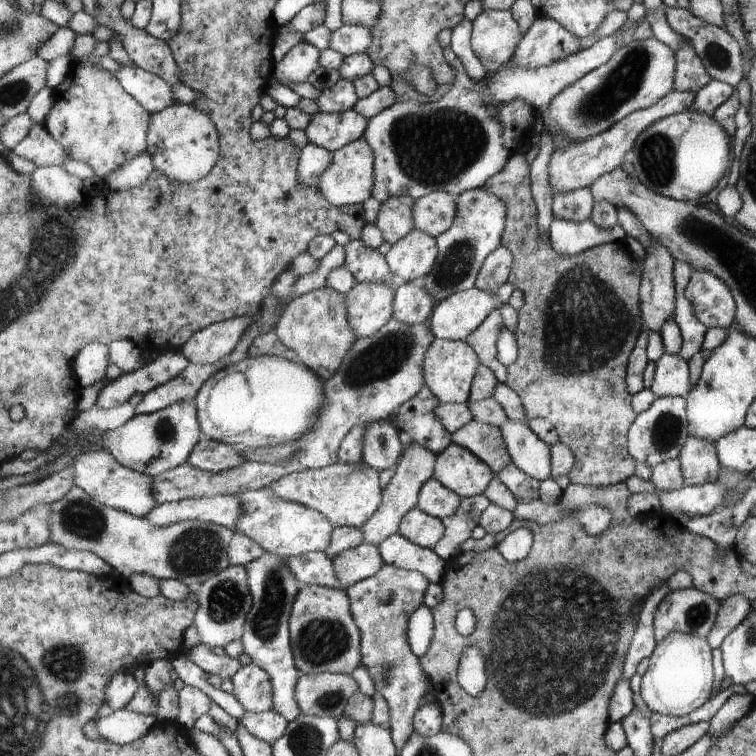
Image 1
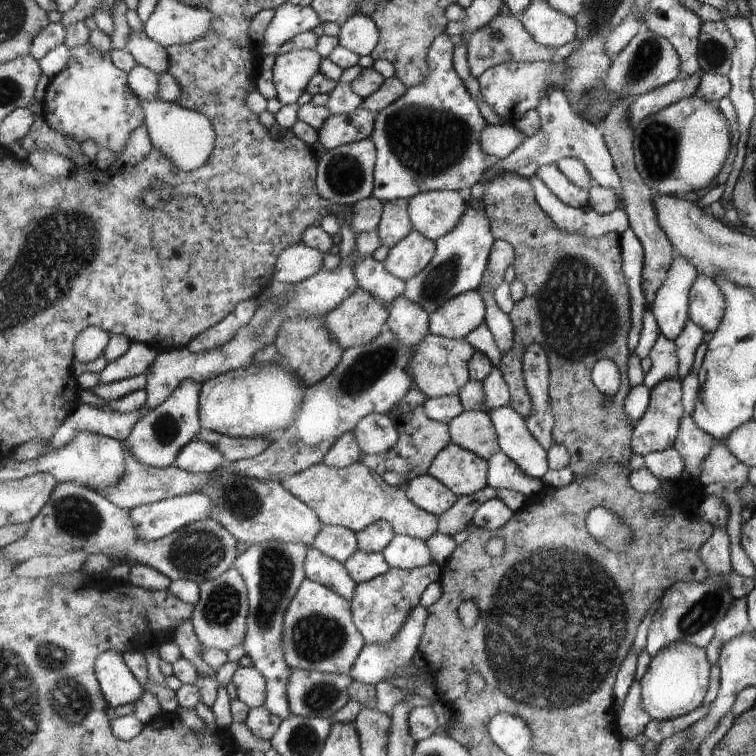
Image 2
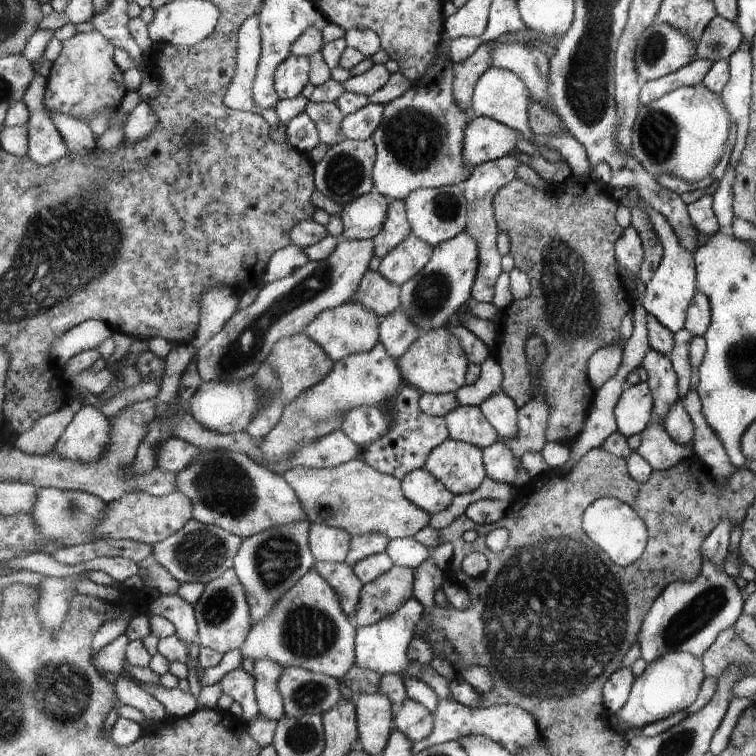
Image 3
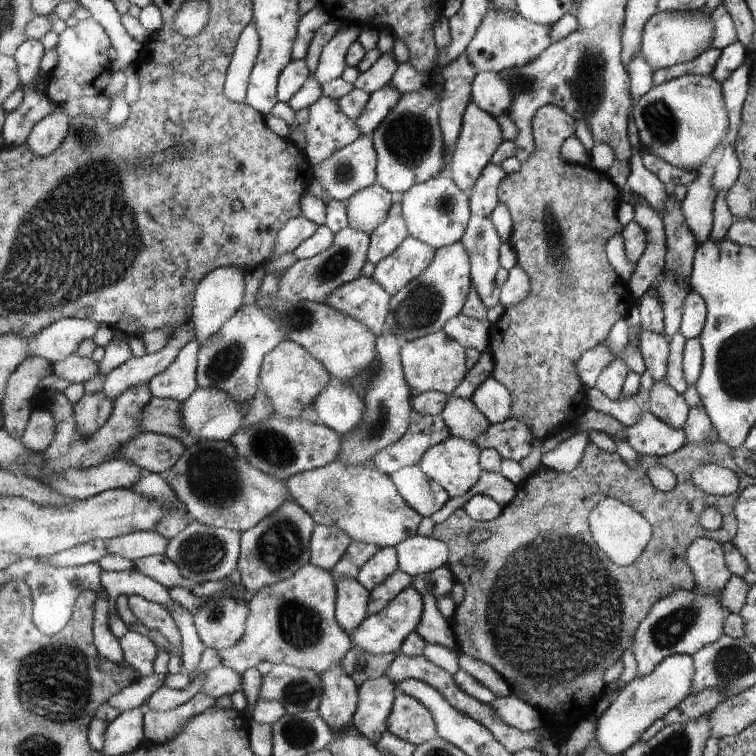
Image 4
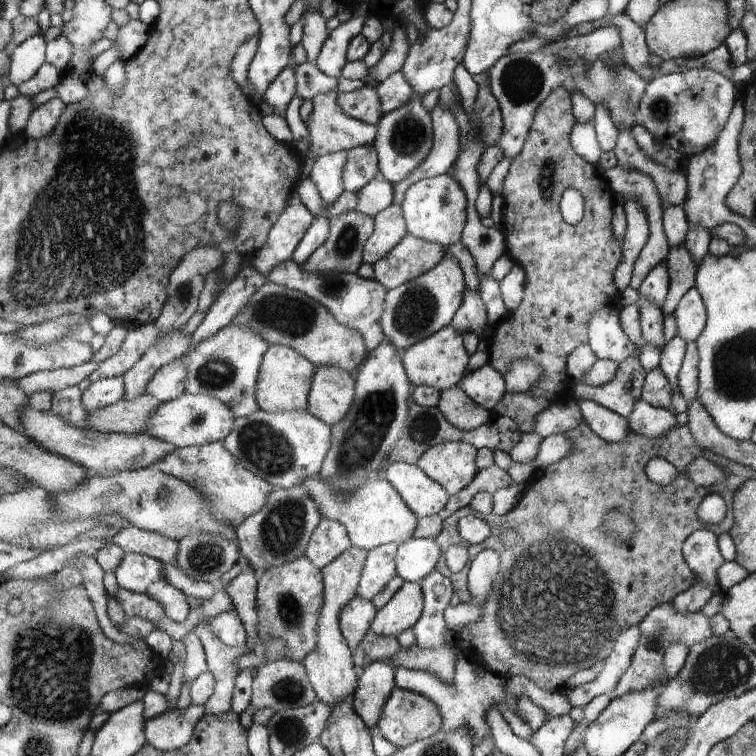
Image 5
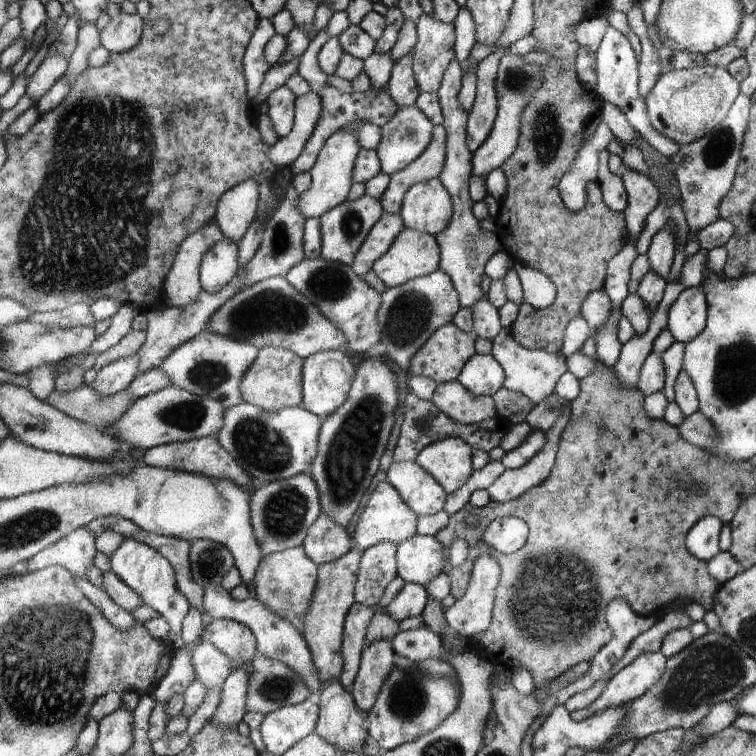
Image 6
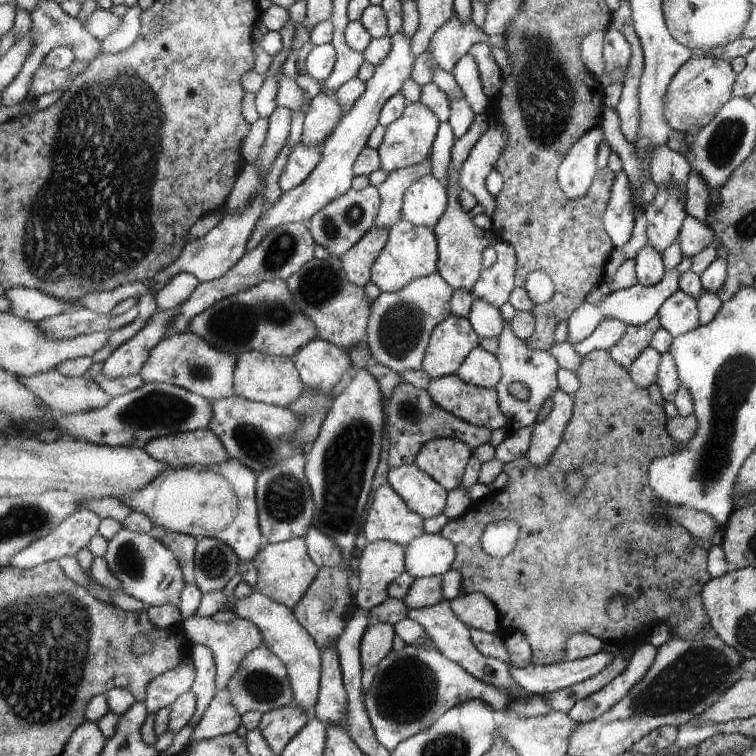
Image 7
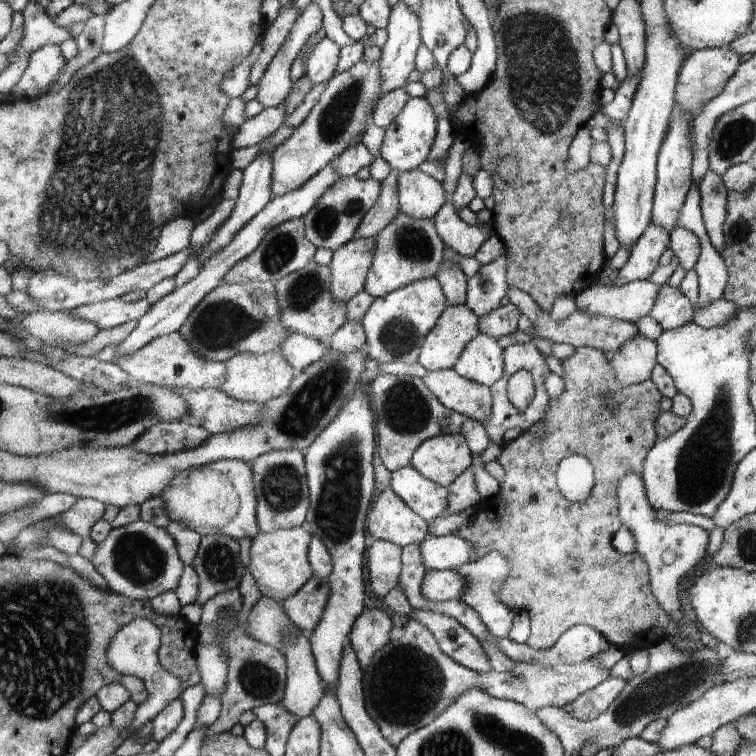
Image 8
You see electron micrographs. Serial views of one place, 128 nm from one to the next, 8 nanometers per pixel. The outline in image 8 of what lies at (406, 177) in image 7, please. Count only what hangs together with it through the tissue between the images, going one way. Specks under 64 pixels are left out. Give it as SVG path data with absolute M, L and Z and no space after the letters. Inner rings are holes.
M392 170L382 181L382 194L373 209L363 218L355 238L377 237L402 210L398 196L398 177L400 172Z

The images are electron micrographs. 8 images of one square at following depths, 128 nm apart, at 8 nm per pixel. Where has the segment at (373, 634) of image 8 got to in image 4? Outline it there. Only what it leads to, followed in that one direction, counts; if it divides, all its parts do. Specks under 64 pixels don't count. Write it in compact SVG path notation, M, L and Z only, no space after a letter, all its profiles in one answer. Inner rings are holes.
M387 675L369 680L360 687L353 724L375 744L389 730L389 719L398 691L397 684Z

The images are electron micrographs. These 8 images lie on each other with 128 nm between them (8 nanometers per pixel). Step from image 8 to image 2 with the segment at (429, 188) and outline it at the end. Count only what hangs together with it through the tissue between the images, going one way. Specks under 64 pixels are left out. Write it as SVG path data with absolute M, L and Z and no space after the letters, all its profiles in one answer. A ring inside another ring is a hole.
M427 191L410 198L410 218L415 230L433 241L453 232L467 210L458 191Z

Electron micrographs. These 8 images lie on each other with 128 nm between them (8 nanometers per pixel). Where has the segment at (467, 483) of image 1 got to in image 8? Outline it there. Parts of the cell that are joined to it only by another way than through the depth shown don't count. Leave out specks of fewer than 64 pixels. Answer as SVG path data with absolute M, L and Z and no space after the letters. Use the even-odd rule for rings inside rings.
M441 434L427 440L416 452L412 466L427 479L448 488L473 464L463 434Z

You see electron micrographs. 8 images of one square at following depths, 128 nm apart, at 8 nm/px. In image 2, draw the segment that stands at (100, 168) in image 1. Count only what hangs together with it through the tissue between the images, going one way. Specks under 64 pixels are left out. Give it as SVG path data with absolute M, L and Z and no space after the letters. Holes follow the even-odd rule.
M85 44L85 46L71 50L69 66L55 80L50 81L44 108L43 116L47 124L65 138L77 138L77 142L81 144L97 142L100 149L113 150L115 156L118 157L125 152L131 134L146 123L146 114L141 106L141 99L134 93L134 90L131 90L128 74L113 64L110 51L101 52L93 44Z

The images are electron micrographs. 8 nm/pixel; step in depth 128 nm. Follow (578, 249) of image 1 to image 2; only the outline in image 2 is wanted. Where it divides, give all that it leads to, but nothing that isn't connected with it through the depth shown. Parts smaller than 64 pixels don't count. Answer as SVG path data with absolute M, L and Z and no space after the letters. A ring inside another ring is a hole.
M538 174L530 179L528 185L533 187L537 202L559 230L599 240L605 234L617 232L622 235L631 228L626 210L617 209L613 214L602 215L590 206L586 209L571 208L551 192L551 188Z

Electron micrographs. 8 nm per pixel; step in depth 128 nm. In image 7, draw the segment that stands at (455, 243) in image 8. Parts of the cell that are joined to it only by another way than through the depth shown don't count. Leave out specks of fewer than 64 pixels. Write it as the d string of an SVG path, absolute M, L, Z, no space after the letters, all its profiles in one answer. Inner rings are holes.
M450 122L443 123L431 150L431 175L435 176L445 189L449 189L447 172L452 166L452 151L457 140Z

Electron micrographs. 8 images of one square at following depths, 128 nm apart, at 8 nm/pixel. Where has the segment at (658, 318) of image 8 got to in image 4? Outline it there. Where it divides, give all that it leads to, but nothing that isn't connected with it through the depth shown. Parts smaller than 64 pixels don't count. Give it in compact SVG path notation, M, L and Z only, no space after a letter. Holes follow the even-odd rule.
M688 292L680 305L679 333L683 338L698 338L705 328L706 306L703 300L693 292Z

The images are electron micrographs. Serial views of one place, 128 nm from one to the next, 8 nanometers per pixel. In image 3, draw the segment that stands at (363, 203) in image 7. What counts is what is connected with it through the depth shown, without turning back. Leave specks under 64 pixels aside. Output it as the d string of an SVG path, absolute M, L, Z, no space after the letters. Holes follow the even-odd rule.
M344 239L325 260L310 261L292 276L265 284L251 307L238 311L202 350L195 351L193 358L197 360L201 379L204 382L251 380L280 341L305 333L319 314L352 300L374 255L371 239Z

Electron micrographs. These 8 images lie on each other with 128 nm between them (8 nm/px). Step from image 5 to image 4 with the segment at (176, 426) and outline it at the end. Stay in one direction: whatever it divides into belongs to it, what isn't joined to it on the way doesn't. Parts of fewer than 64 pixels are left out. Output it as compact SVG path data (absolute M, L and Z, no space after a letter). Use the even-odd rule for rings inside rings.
M213 388L198 389L182 404L180 418L182 428L197 441L231 441L245 426L241 406L225 392Z

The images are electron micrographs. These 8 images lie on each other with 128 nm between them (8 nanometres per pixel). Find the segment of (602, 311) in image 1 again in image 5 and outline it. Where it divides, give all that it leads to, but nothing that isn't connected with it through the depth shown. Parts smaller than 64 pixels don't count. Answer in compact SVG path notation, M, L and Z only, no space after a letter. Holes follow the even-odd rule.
M565 88L555 90L534 116L534 126L523 152L513 159L503 192L506 206L505 224L501 231L505 235L509 253L517 264L524 268L527 275L525 300L517 310L512 311L499 324L494 326L489 338L491 366L503 376L511 370L518 360L535 360L543 366L545 375L527 392L505 392L505 396L494 408L494 416L508 418L519 424L522 432L535 433L535 417L551 404L570 397L572 380L567 374L569 354L590 341L591 317L603 306L620 306L622 293L615 286L615 270L623 260L623 245L614 233L614 208L617 202L616 192L610 188L610 182L587 159L581 158L571 146L578 122L573 114L573 100ZM567 190L579 190L585 198L583 220L576 225L569 224L561 212L560 204Z

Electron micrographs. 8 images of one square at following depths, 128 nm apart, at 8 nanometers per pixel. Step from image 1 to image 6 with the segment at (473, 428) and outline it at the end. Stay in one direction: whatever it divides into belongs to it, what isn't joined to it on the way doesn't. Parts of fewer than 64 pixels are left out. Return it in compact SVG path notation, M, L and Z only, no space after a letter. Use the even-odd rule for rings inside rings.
M459 379L438 385L432 401L447 416L466 425L479 424L499 417L495 400L491 396L475 396Z

